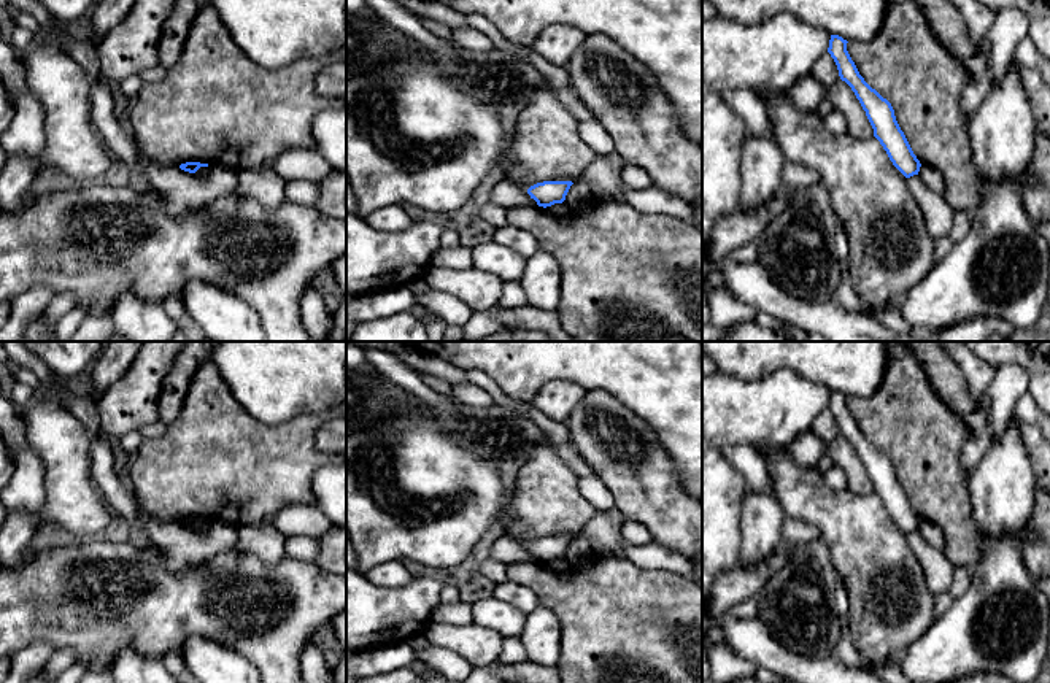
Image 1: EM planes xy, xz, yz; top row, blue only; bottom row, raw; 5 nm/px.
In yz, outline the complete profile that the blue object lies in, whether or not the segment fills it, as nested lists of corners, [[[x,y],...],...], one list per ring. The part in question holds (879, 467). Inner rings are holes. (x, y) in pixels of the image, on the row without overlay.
[[[831,391],[828,403],[828,408],[837,421],[840,435],[855,448],[874,484],[874,492],[880,497],[893,521],[905,534],[918,531],[921,519],[901,486],[891,459],[872,445],[859,430],[847,407],[847,399],[848,397],[842,392]]]

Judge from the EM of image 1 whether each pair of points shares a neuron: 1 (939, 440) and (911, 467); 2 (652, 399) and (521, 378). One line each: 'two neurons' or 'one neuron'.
1: one neuron
2: one neuron

